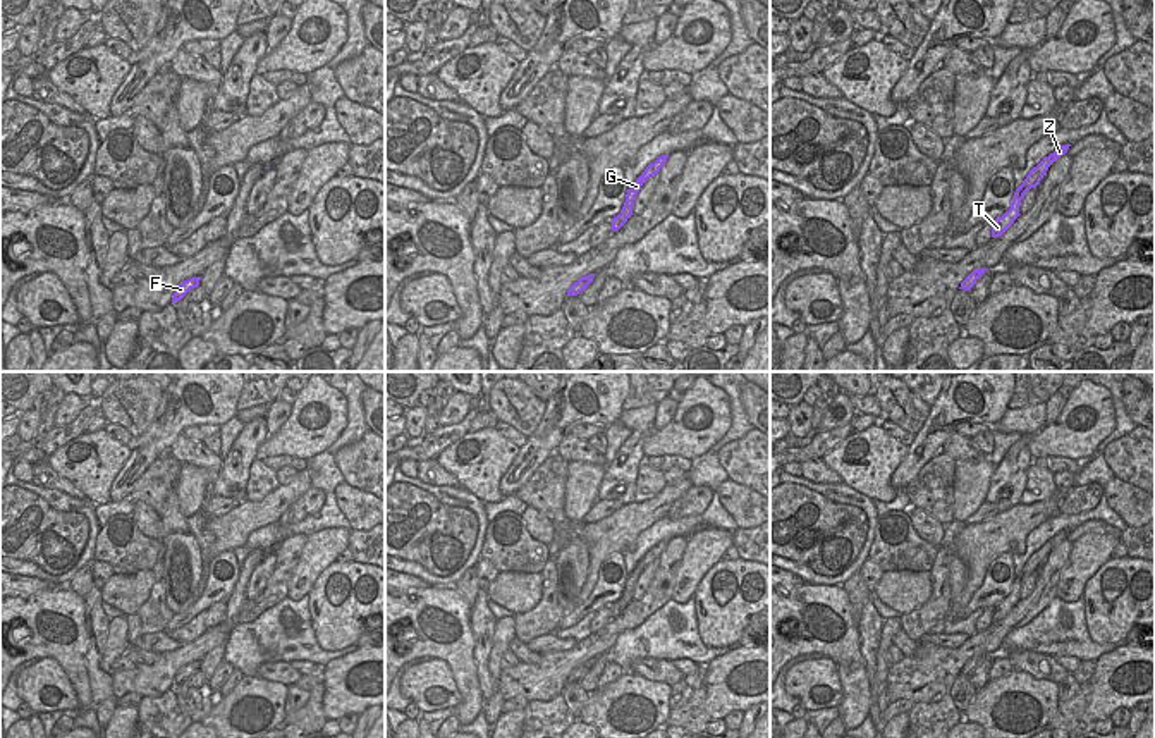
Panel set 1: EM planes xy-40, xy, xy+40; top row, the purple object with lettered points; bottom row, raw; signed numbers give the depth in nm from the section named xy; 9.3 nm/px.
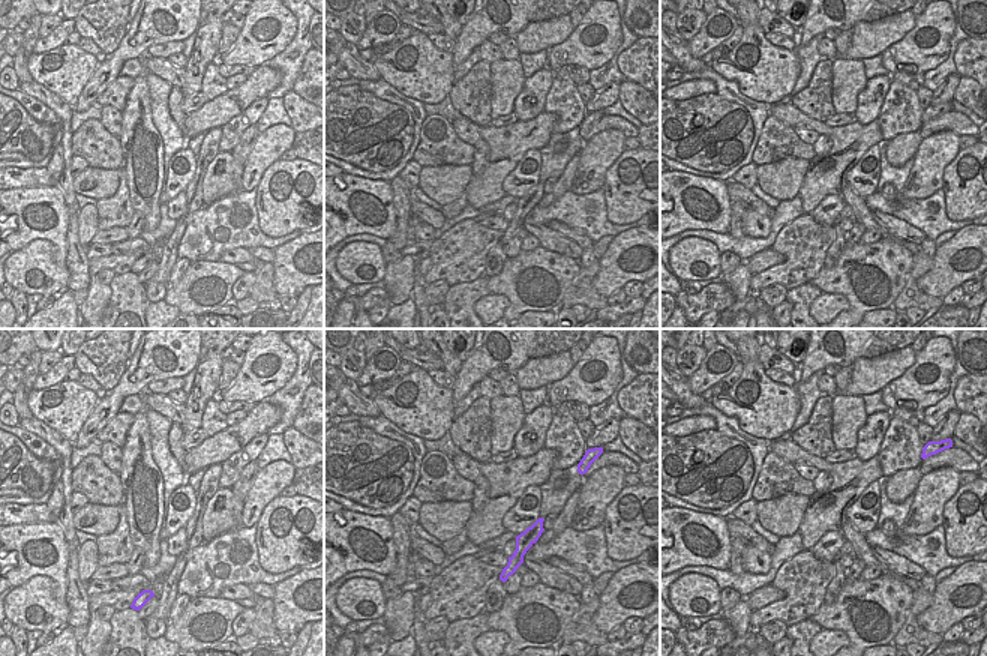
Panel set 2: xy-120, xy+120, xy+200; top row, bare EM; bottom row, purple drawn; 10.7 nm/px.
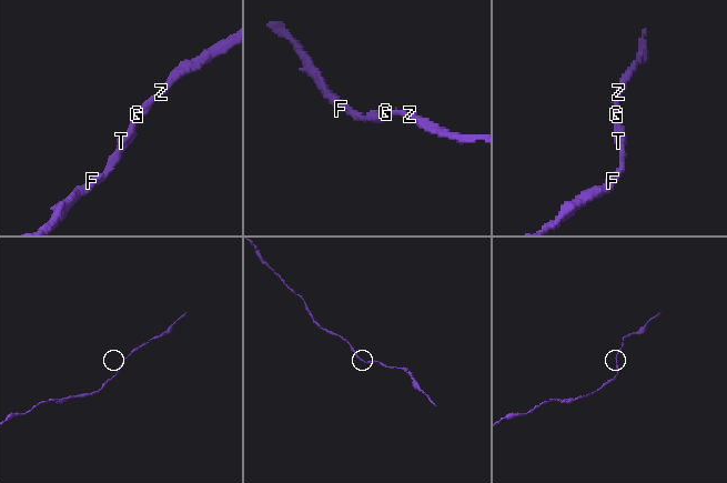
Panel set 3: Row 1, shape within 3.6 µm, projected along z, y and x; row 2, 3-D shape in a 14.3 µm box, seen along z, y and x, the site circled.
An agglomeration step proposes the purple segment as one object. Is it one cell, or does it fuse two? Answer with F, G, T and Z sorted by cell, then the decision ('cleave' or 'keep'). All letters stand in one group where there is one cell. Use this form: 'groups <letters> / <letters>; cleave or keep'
groups F G T Z; keep

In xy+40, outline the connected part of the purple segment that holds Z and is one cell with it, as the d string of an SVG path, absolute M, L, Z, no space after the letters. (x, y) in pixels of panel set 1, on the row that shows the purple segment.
M1071 145L1059 146L1054 153L1050 153L1048 157L1045 157L1036 167L1033 167L1030 170L1030 174L1026 175L1026 179L1023 181L1023 184L1016 189L1016 193L1012 196L1011 208L1002 217L999 217L995 222L992 222L992 237L1002 236L1014 224L1014 220L1021 215L1019 213L1019 206L1021 206L1021 200L1024 198L1024 194L1031 188L1036 188L1040 184L1040 181L1043 179L1043 175L1048 170L1048 167L1059 157L1066 155L1067 150L1069 150L1069 146Z

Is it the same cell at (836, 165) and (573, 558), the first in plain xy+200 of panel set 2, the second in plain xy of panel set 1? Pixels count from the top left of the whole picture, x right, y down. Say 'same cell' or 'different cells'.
different cells

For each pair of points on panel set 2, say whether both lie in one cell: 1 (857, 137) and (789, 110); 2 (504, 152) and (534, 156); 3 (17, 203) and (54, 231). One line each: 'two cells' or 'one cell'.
1: one cell
2: two cells
3: one cell

